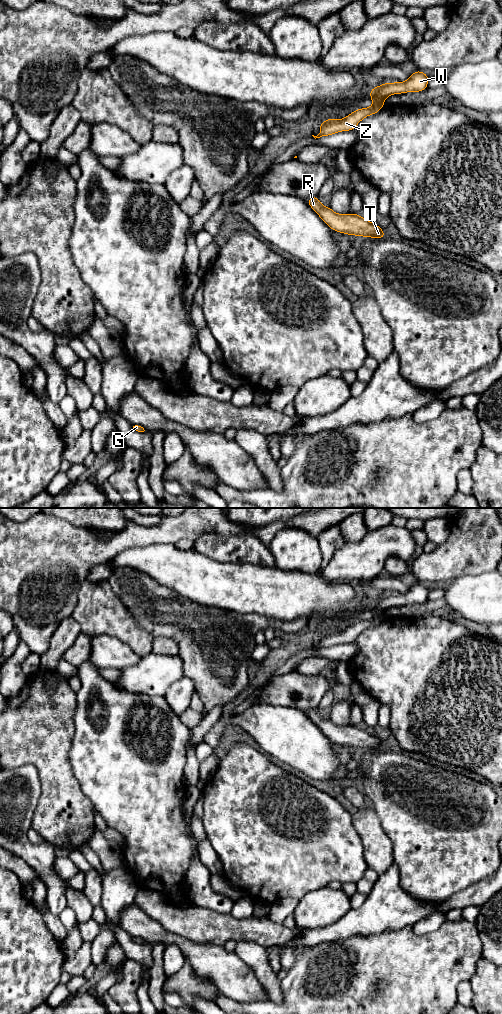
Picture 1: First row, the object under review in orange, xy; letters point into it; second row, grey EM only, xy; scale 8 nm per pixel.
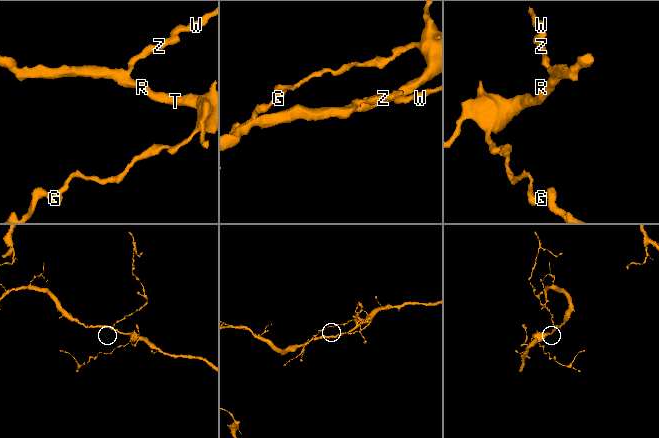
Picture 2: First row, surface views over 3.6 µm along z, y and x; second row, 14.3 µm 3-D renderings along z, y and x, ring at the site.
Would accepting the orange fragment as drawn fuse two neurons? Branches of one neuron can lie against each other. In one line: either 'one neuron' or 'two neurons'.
two neurons

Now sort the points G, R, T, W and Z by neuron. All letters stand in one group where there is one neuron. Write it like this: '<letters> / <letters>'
G R T Z / W

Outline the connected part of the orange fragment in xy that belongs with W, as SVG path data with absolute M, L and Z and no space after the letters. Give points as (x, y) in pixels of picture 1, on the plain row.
M416 582L409 587L406 594L385 594L380 598L376 598L369 603L370 610L373 613L373 618L384 616L385 611L392 606L402 606L407 604L422 604L427 601L429 589L425 584Z

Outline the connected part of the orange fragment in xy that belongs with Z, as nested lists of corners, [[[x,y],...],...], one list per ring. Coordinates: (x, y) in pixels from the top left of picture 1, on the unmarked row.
[[[381,616],[379,618],[356,621],[354,624],[347,627],[343,631],[334,632],[329,629],[327,632],[319,636],[320,645],[317,648],[312,648],[316,651],[322,648],[330,648],[332,646],[342,643],[354,642],[361,632],[369,627],[378,625],[383,619],[384,616]]]

